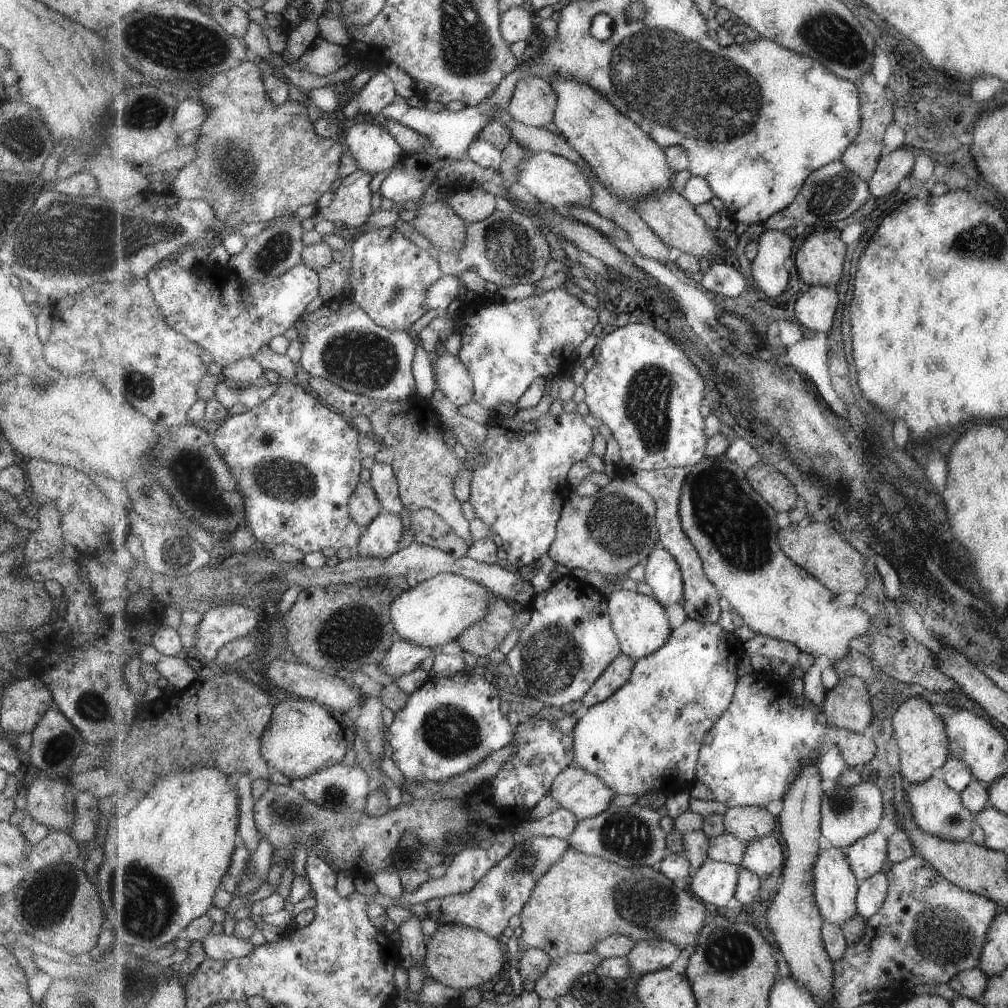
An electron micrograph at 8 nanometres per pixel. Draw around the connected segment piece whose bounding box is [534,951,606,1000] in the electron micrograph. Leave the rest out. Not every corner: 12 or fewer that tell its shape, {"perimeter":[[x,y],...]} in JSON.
{"perimeter":[[597,951],[553,959],[535,982],[542,999],[563,998],[606,958]]}

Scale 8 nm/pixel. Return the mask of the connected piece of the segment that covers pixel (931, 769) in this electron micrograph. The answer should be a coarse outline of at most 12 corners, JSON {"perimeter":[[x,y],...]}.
{"perimeter":[[925,697],[893,717],[900,772],[911,783],[950,759],[946,722]]}

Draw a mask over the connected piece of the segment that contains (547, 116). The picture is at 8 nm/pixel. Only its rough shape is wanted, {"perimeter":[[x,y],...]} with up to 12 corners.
{"perimeter":[[529,76],[518,82],[508,115],[543,128],[554,122],[558,92]]}

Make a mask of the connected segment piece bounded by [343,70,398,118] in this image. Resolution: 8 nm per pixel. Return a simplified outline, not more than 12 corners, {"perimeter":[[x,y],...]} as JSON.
{"perimeter":[[376,70],[351,102],[347,118],[379,116],[396,98],[393,81]]}

